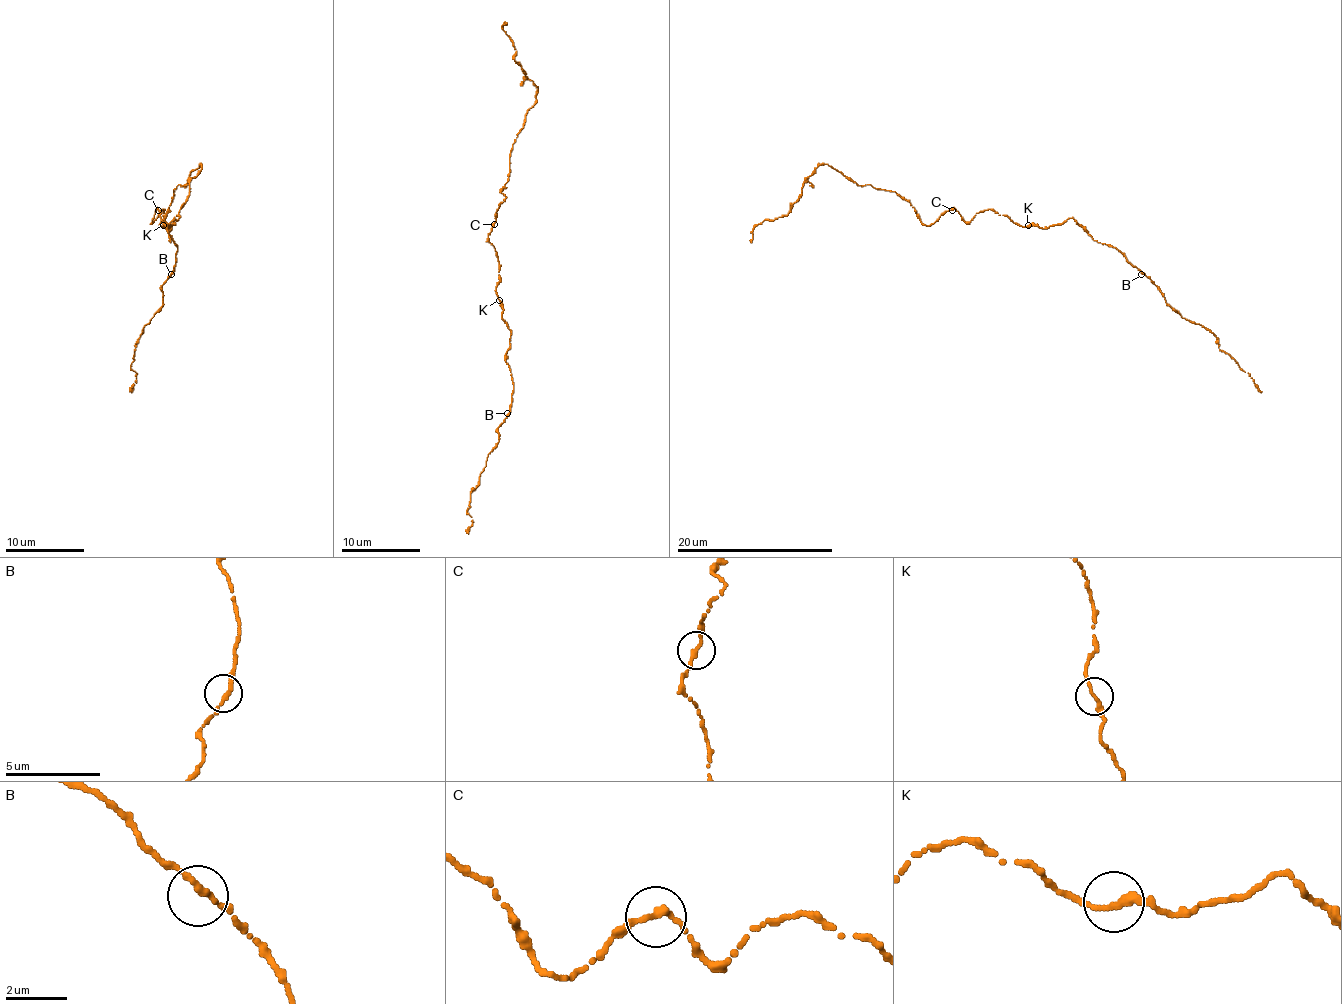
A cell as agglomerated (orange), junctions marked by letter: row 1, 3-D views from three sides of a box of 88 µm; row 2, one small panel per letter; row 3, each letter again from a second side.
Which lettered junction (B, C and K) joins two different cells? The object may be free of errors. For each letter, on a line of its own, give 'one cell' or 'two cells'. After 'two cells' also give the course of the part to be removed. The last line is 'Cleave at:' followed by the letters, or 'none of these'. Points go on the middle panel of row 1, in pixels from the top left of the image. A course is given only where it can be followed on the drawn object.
B: one cell
C: one cell
K: one cell
Cleave at: none of these

